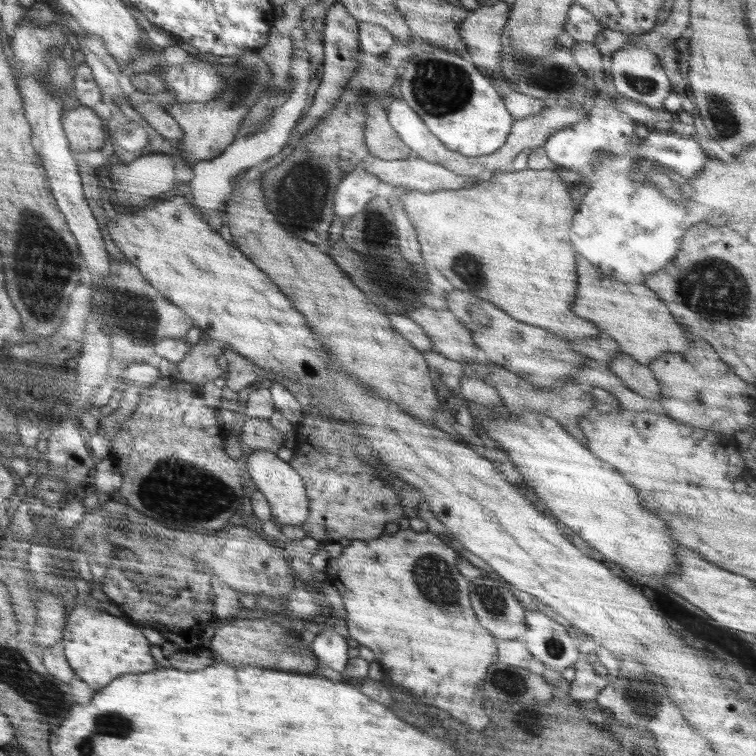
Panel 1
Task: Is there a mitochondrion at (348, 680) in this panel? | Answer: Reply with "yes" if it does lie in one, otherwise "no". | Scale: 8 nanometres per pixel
no

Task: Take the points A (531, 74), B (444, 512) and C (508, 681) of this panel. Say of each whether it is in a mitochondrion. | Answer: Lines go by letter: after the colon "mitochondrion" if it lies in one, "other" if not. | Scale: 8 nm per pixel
A: mitochondrion
B: other
C: mitochondrion

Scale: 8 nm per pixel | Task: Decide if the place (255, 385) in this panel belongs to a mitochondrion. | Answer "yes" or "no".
no

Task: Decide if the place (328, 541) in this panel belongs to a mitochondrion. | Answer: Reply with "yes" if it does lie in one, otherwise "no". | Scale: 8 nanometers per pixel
no

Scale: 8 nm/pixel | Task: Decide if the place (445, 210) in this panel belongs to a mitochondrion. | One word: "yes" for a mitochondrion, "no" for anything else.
no

